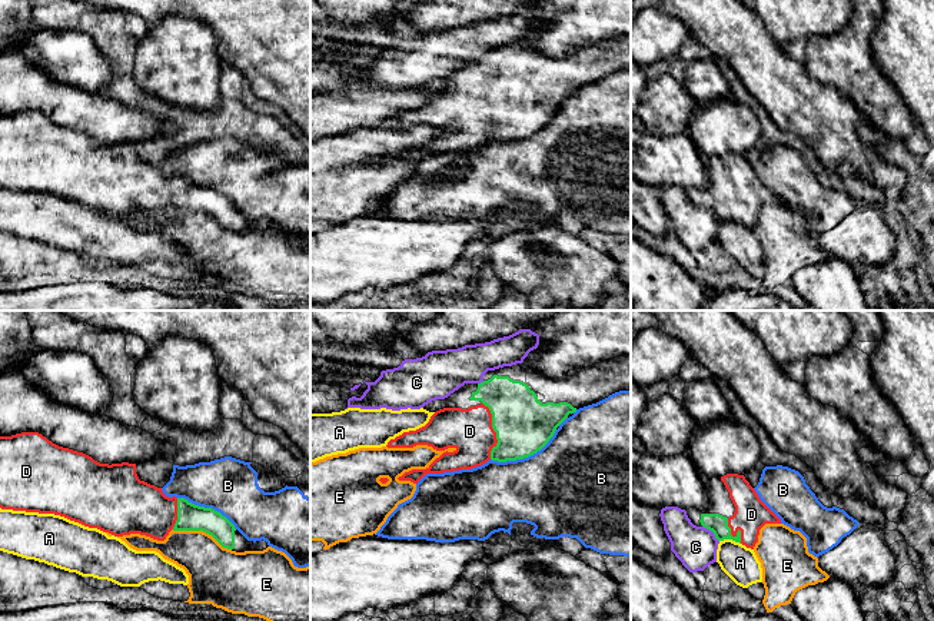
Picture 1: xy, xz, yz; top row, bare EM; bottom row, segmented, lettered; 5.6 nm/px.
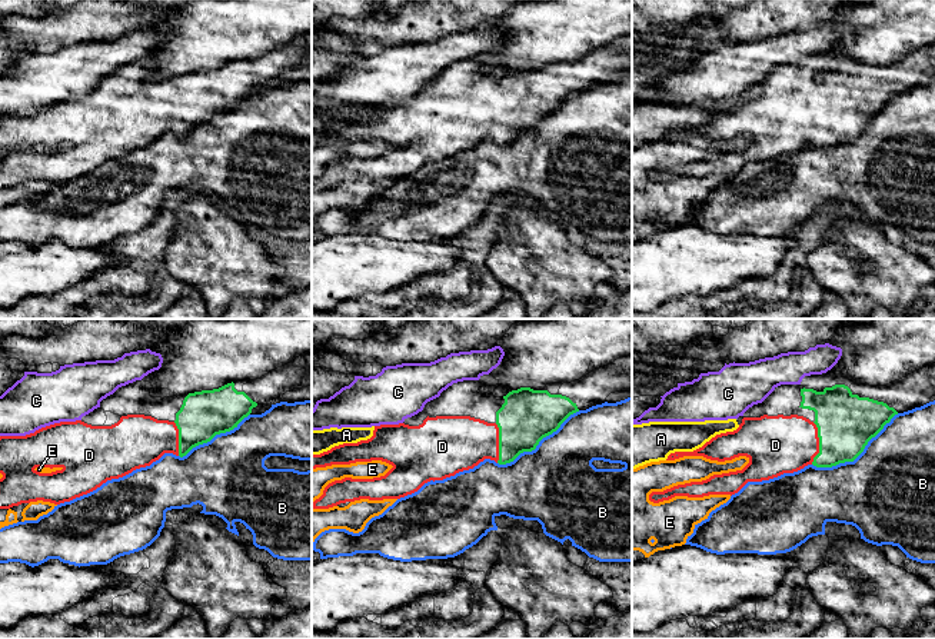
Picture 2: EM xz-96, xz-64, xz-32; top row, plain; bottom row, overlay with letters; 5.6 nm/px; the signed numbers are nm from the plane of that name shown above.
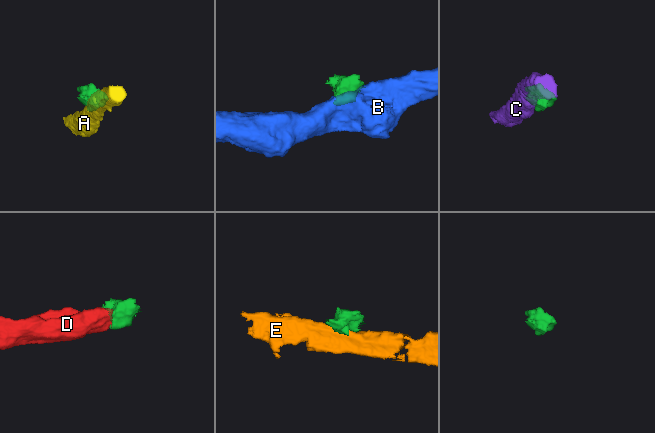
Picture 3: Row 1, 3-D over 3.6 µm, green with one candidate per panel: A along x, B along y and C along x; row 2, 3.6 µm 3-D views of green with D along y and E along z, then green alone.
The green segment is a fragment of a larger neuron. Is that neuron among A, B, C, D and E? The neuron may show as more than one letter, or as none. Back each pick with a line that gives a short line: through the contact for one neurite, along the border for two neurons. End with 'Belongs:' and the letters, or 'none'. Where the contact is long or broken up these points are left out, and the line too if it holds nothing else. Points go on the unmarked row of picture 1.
Belongs: D

